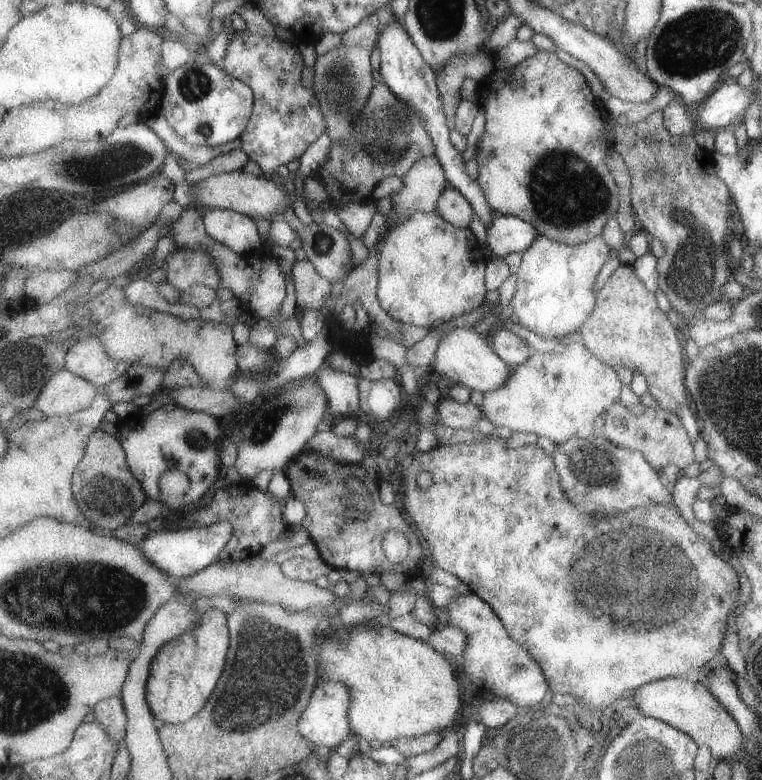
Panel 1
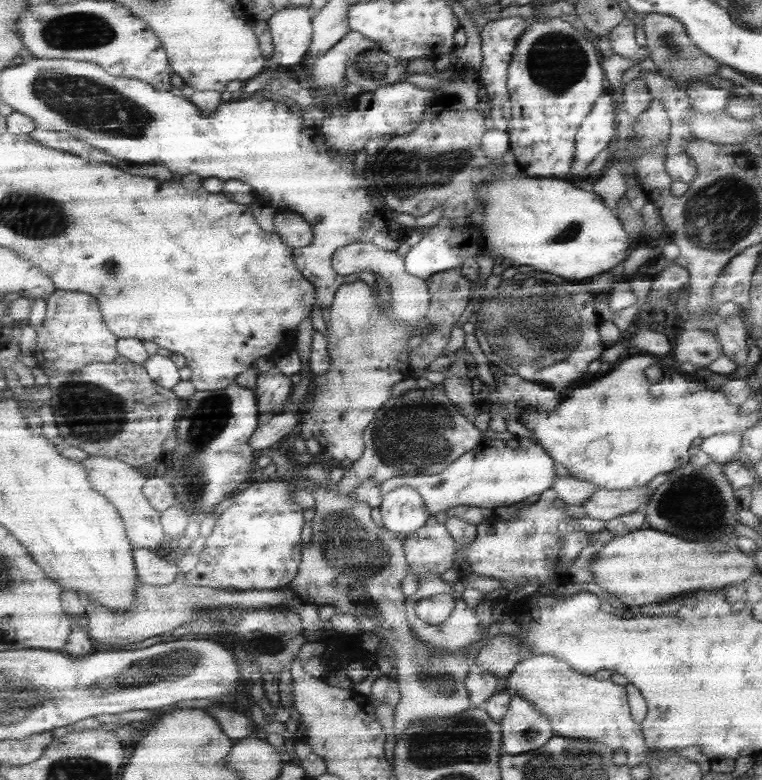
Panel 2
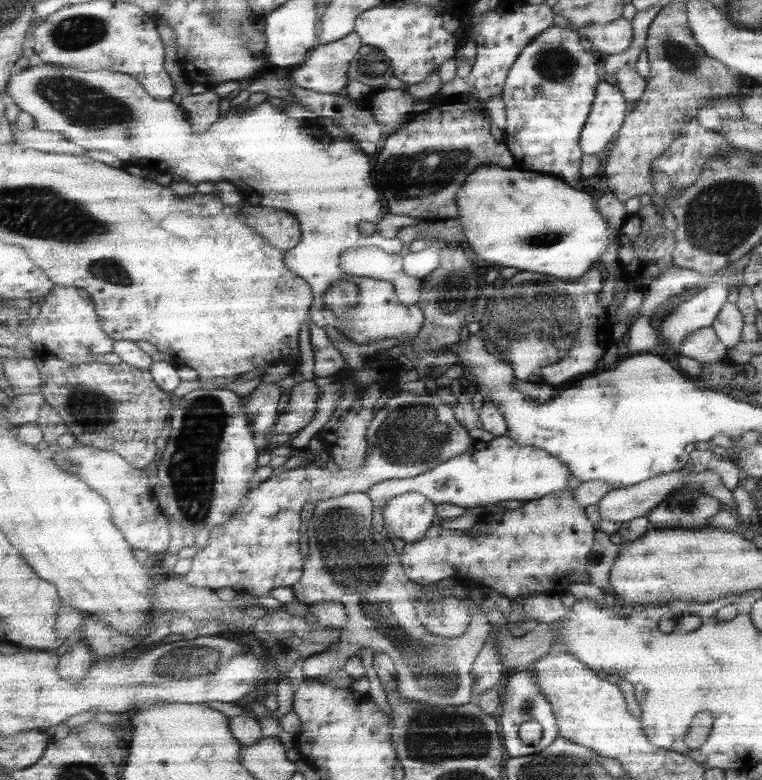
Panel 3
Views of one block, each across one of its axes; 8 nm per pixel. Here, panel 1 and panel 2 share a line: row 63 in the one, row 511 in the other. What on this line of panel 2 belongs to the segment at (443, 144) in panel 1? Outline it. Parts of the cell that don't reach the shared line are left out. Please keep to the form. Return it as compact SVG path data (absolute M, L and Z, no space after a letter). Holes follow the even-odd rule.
M407 482L391 484L385 490L379 516L387 530L403 534L405 538L427 526L431 518L425 498Z

